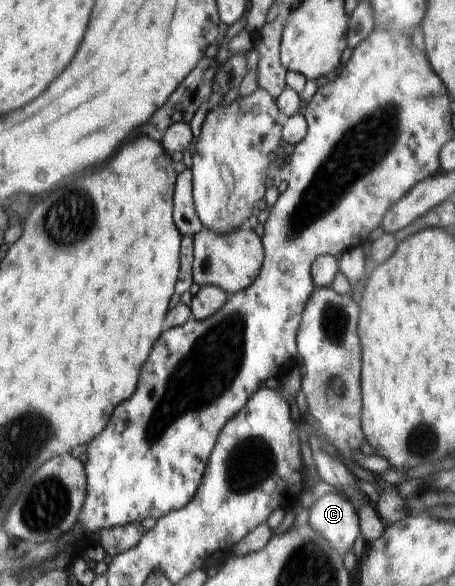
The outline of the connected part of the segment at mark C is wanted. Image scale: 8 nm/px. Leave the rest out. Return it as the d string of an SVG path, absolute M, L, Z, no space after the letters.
M322 489L317 501L308 510L309 524L323 534L323 538L337 548L341 554L347 553L360 533L357 508L343 493Z

